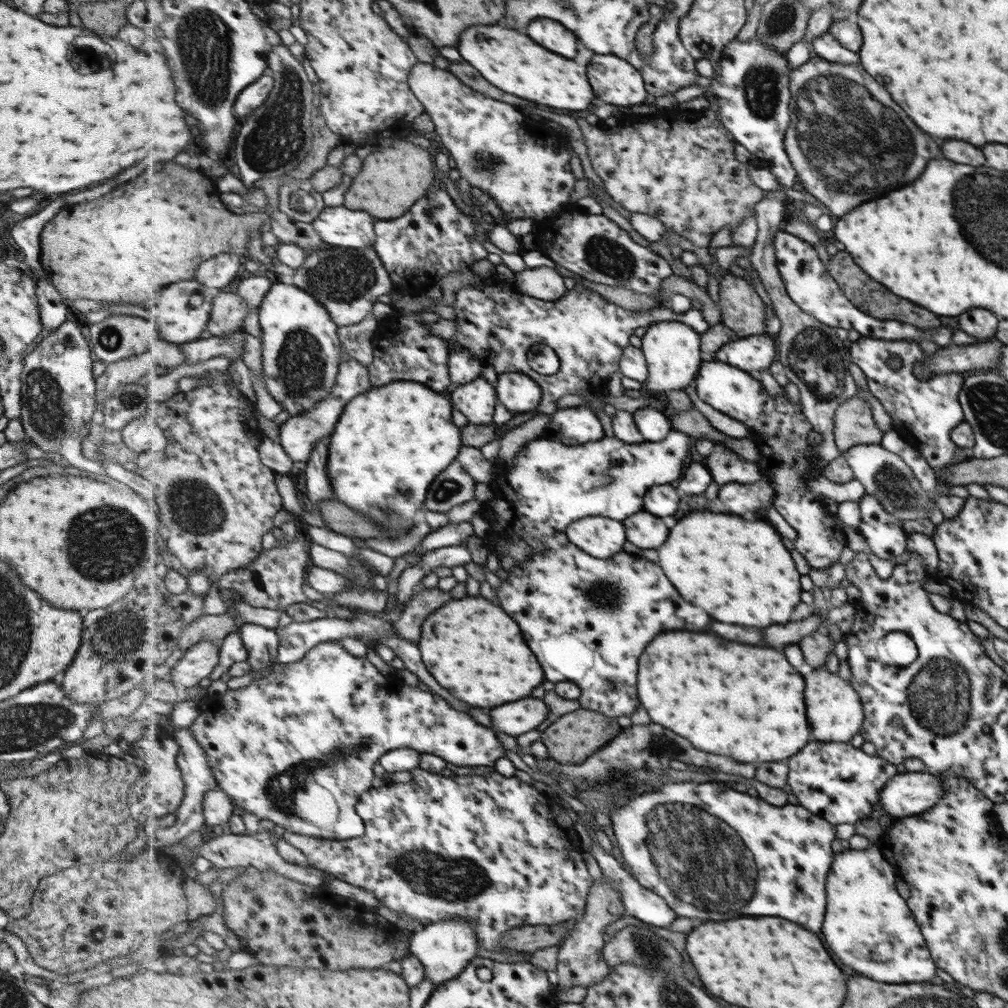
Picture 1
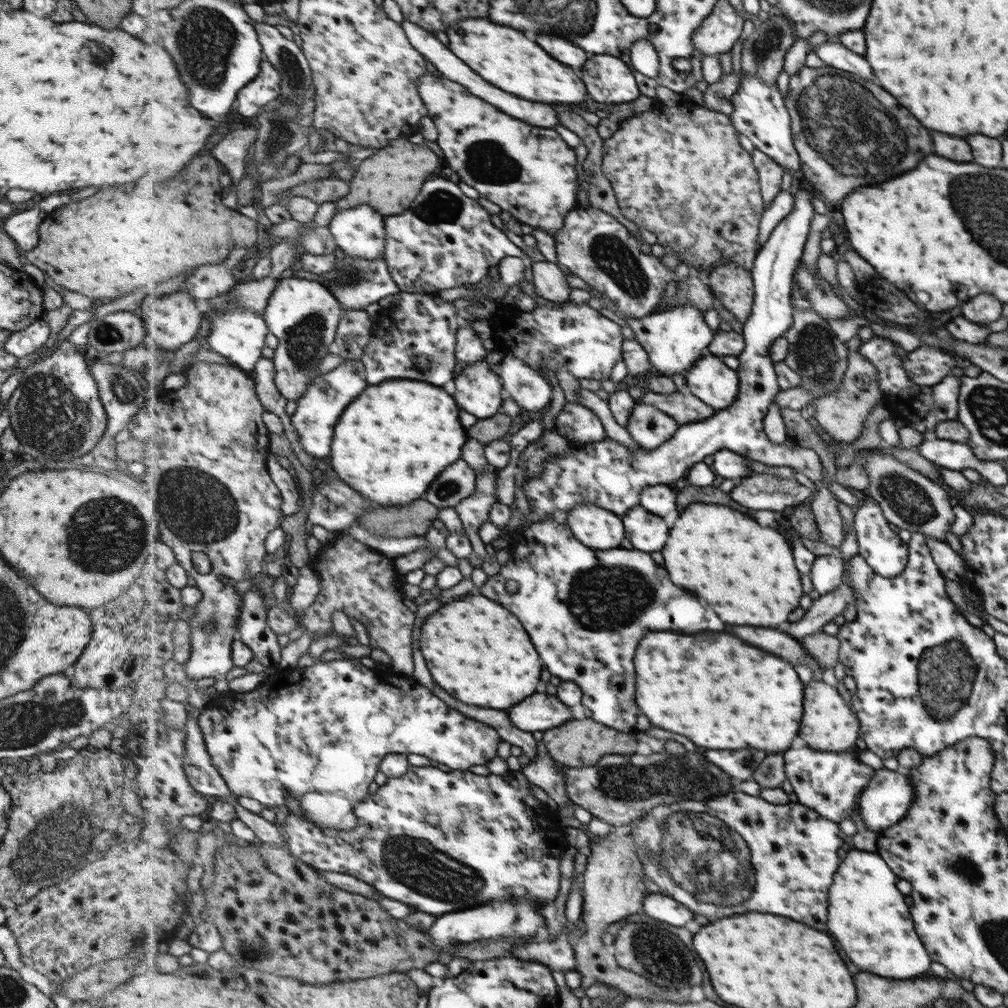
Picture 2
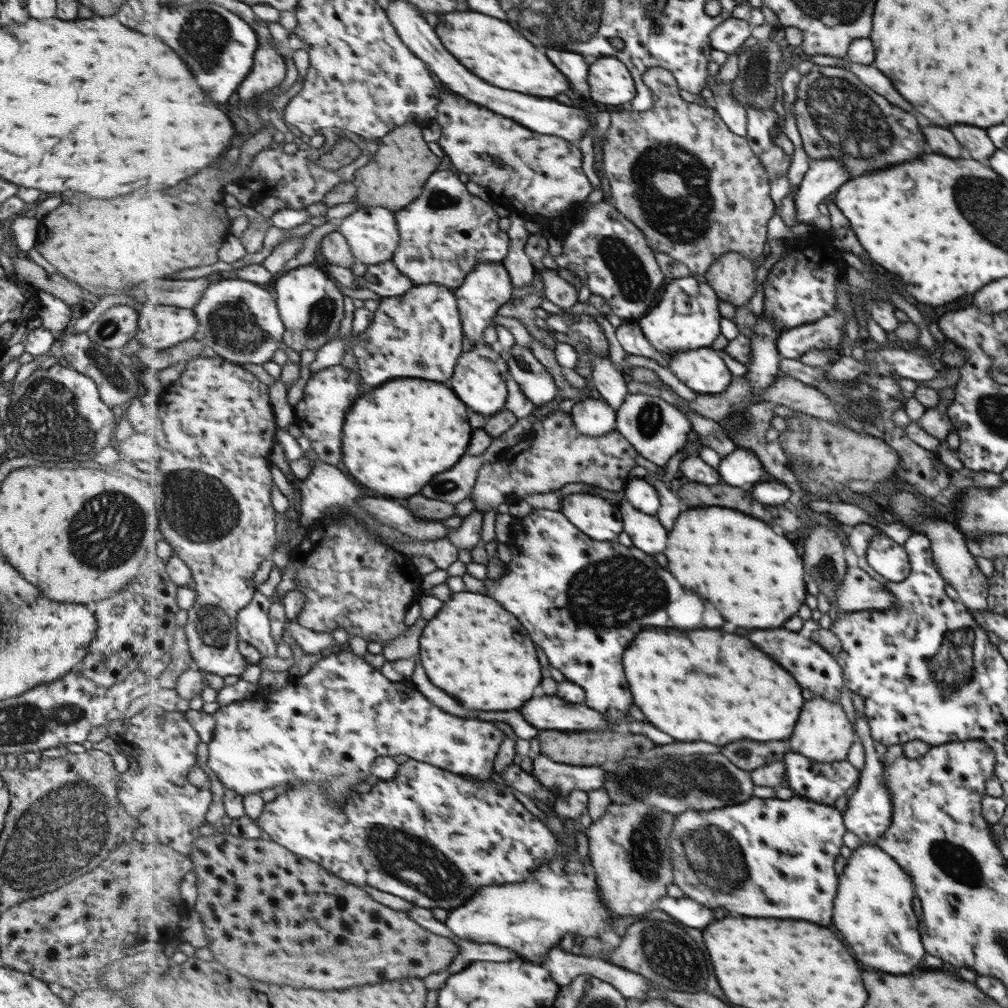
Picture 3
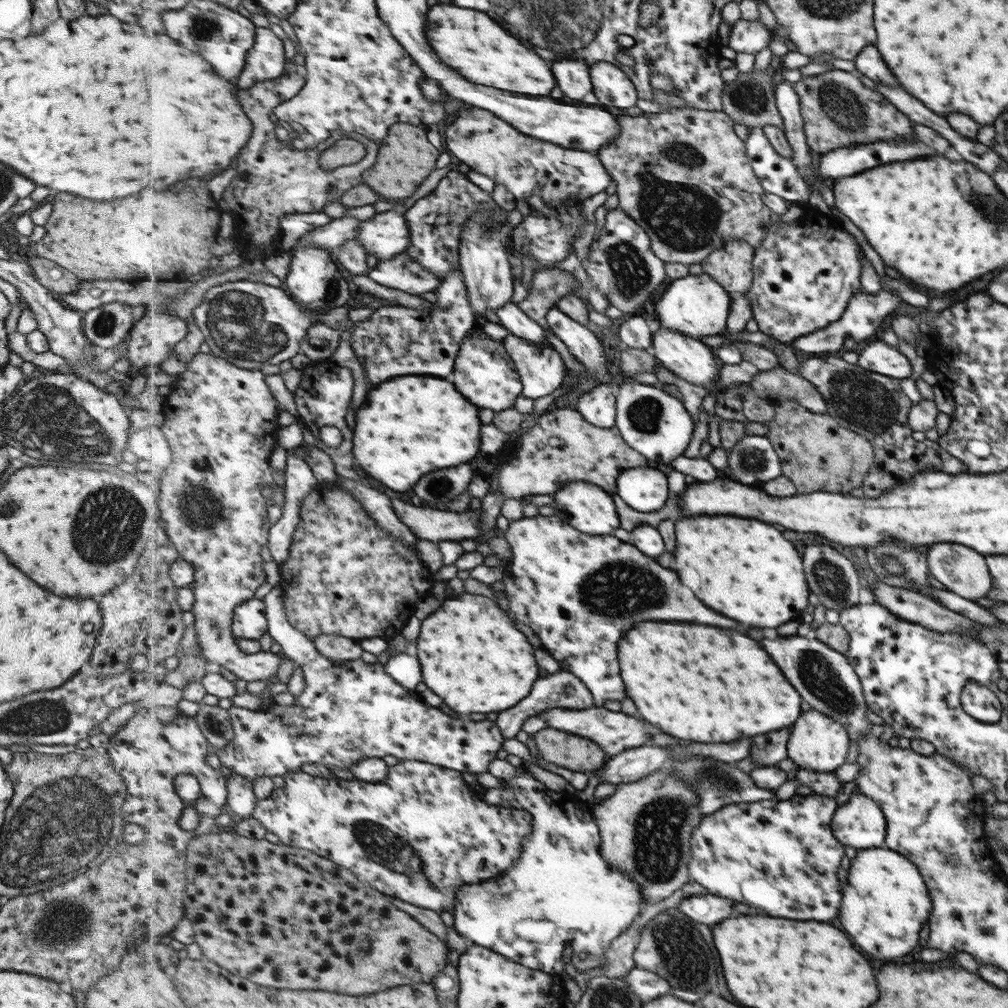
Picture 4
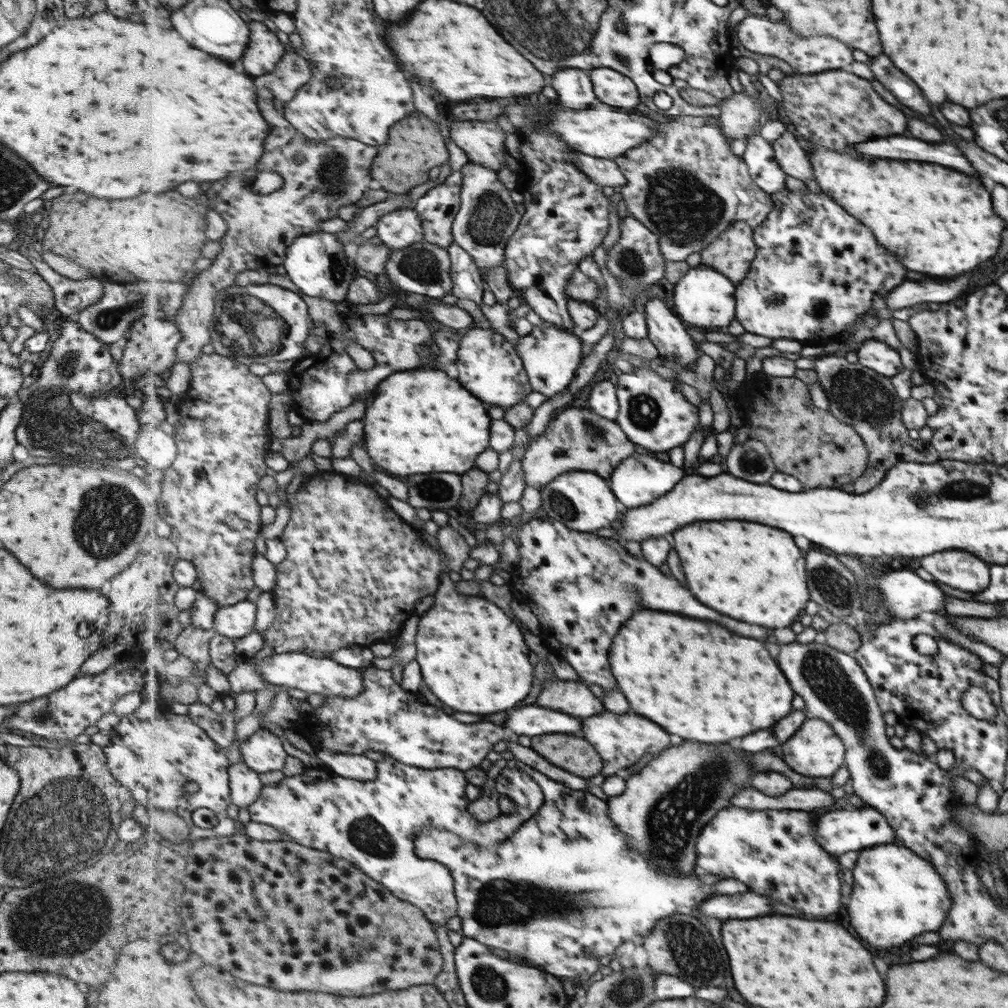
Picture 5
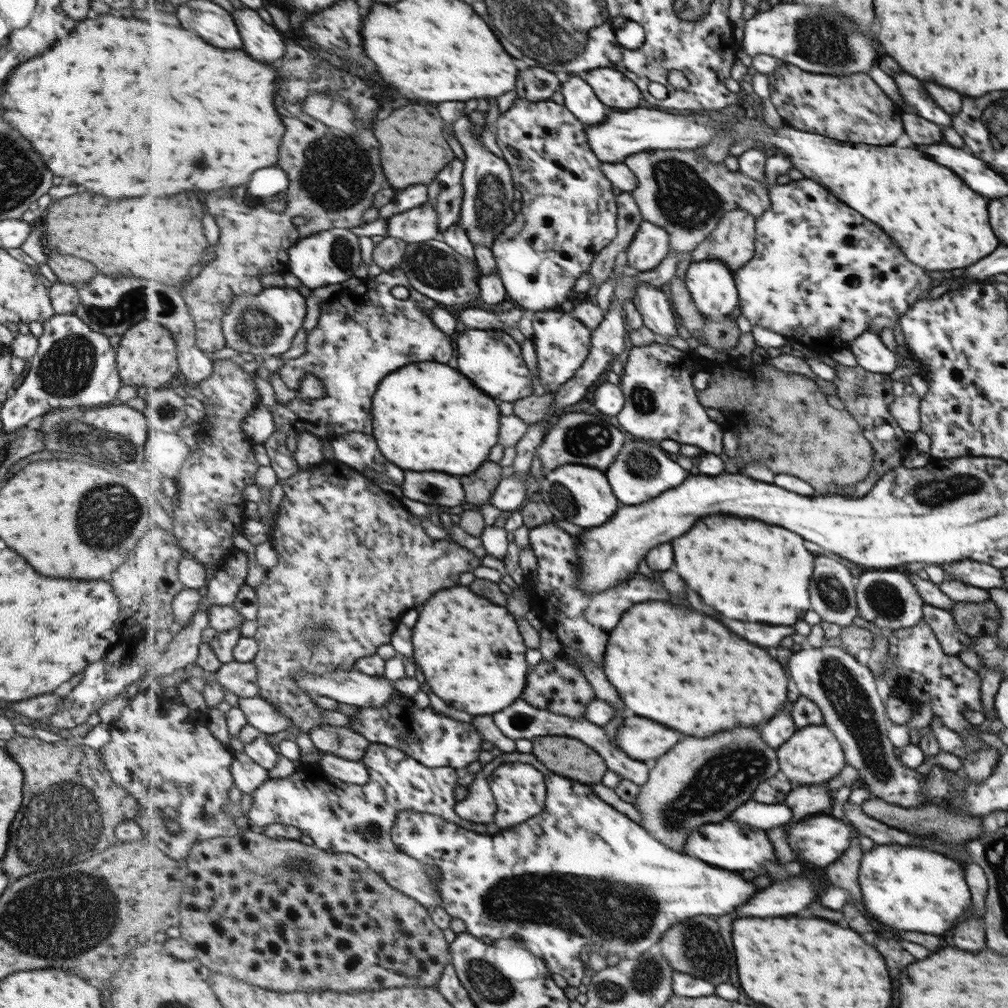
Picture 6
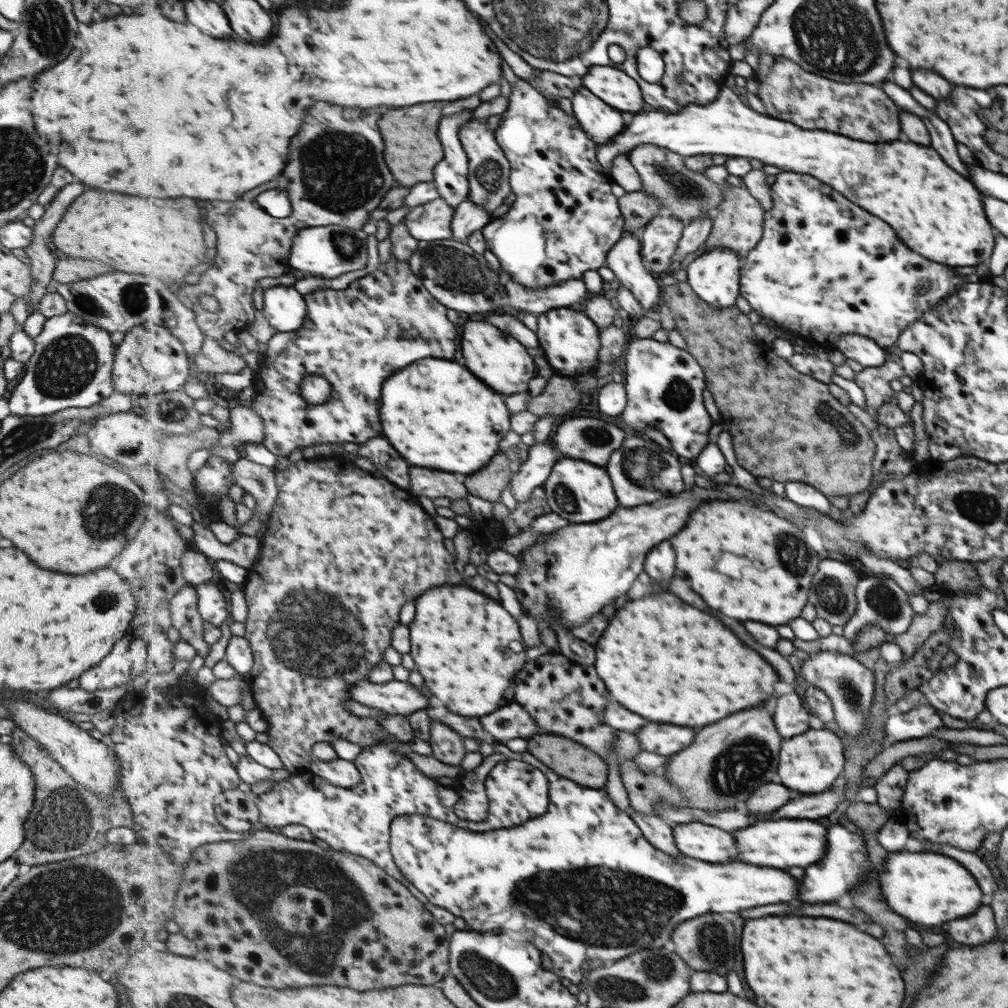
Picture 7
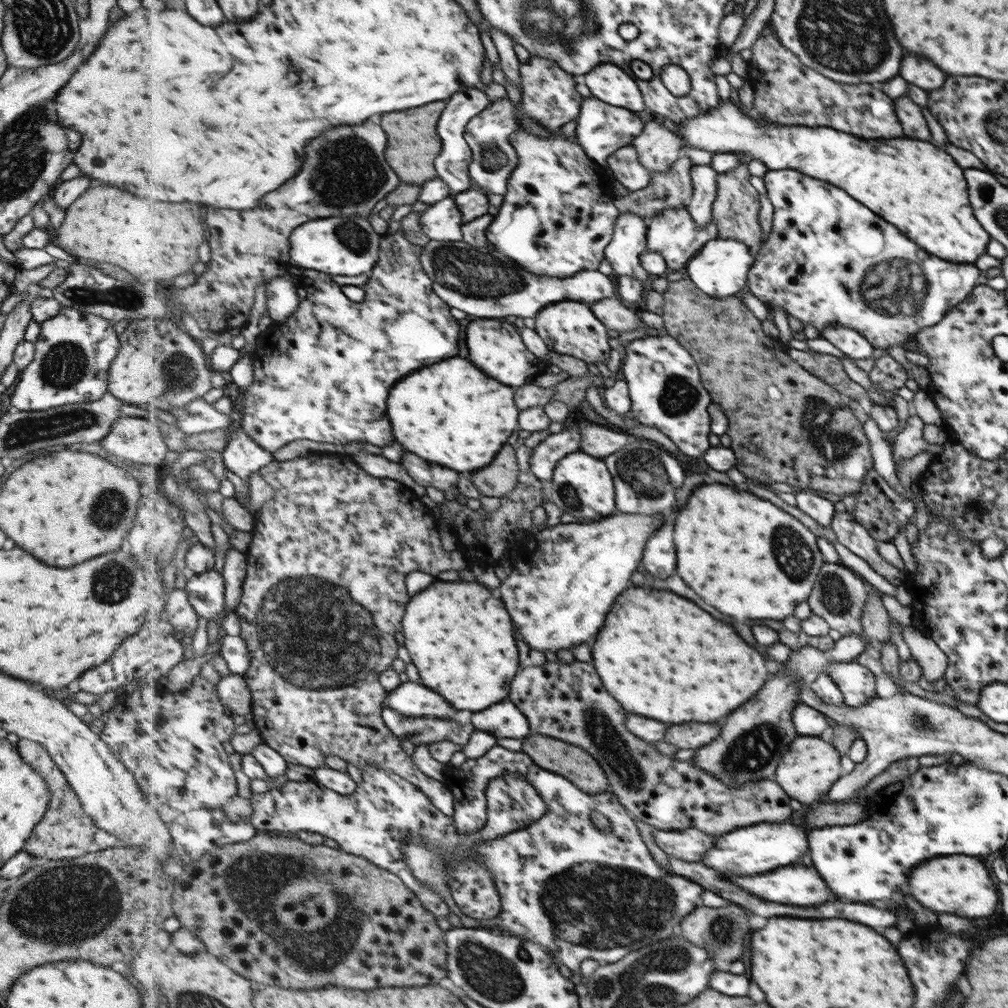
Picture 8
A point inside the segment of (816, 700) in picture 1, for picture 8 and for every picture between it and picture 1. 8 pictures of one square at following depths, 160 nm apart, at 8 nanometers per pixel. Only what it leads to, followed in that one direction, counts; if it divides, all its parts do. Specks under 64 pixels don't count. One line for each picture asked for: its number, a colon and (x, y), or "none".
2: (829, 726)
3: (823, 734)
4: (819, 744)
5: (814, 751)
6: (811, 756)
7: (809, 763)
8: (807, 770)

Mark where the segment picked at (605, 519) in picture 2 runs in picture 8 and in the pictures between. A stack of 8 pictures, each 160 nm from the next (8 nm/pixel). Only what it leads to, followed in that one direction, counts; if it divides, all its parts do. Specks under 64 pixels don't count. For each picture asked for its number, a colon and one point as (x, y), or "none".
3: (595, 516)
4: (586, 506)
5: (584, 501)
6: (576, 493)
7: (581, 492)
8: (582, 486)

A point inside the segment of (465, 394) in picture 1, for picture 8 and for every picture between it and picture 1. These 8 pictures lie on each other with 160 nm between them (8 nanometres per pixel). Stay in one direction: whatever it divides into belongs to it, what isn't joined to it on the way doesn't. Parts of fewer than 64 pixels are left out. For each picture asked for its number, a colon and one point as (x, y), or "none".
2: (480, 389)
3: (481, 378)
4: (486, 373)
5: (489, 364)
6: (492, 358)
7: (495, 356)
8: (497, 346)

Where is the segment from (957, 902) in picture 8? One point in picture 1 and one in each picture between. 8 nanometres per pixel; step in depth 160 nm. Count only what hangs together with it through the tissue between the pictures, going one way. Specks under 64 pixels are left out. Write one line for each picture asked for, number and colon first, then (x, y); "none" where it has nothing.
1: (863, 908)
2: (870, 922)
3: (873, 913)
4: (885, 900)
5: (896, 894)
6: (907, 888)
7: (927, 888)

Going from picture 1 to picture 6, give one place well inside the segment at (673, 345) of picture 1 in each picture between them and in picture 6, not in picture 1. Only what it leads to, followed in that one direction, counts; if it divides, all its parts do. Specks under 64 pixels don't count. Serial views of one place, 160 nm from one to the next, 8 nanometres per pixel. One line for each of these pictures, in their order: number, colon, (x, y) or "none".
2: (676, 338)
3: (688, 316)
4: (698, 305)
5: (706, 298)
6: (712, 283)

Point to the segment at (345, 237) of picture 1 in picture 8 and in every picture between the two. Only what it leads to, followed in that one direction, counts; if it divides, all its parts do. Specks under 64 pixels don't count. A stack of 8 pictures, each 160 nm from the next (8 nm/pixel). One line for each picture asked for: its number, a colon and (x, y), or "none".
2: (361, 232)
3: (374, 235)
4: (387, 234)
5: (400, 229)
6: (420, 224)
7: (433, 221)
8: (443, 221)

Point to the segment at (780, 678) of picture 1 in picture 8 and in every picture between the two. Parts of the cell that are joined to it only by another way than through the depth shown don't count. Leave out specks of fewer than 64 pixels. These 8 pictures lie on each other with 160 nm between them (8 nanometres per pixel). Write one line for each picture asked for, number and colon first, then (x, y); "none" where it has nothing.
2: (749, 698)
3: (708, 685)
4: (700, 683)
5: (702, 682)
6: (678, 667)
7: (662, 658)
8: (661, 656)

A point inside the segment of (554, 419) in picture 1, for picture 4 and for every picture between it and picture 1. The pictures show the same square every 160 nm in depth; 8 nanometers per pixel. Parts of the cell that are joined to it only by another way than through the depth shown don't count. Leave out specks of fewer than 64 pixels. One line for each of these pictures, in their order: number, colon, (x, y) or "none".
2: (579, 424)
3: (595, 417)
4: (598, 406)

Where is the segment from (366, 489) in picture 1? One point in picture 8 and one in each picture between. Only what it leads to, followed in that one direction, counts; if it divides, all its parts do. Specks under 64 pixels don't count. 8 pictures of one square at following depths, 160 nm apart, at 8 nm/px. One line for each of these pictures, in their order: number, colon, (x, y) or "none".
2: (396, 438)
3: (397, 437)
4: (415, 425)
5: (419, 422)
6: (428, 416)
7: (438, 414)
8: (451, 412)

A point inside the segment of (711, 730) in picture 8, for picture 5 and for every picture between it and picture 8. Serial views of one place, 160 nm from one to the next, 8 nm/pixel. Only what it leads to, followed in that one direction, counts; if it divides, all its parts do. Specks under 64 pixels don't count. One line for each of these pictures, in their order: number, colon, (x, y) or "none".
5: (622, 741)
6: (642, 739)
7: (666, 739)

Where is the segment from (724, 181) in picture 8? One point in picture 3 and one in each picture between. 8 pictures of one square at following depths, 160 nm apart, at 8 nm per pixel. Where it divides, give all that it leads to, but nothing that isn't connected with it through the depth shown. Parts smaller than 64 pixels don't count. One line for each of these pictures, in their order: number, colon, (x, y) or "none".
3: (732, 276)
4: (732, 265)
5: (733, 253)
6: (734, 240)
7: (739, 223)

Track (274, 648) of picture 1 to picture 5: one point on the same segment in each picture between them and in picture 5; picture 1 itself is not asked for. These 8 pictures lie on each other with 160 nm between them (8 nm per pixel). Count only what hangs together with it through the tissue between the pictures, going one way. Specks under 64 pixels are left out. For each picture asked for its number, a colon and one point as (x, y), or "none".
2: (253, 628)
3: (254, 626)
4: (250, 619)
5: (237, 621)

